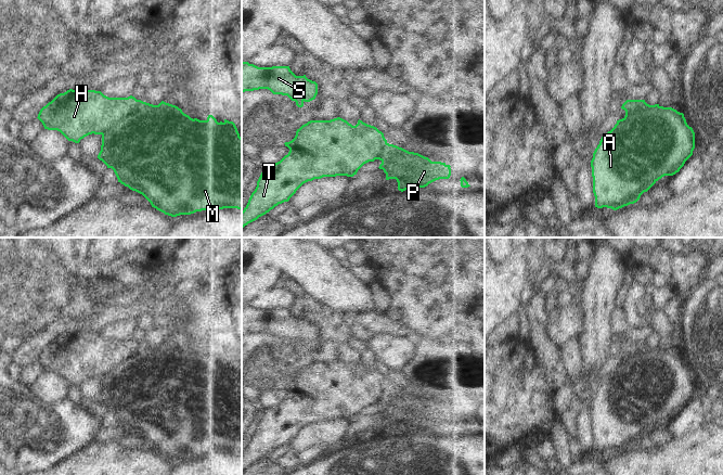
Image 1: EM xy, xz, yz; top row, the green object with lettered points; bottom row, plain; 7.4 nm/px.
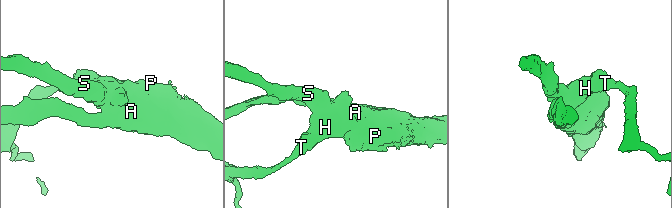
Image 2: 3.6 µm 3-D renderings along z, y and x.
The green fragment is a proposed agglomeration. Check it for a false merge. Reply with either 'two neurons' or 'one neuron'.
two neurons

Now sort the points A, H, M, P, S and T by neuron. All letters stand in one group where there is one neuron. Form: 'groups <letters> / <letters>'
groups A M P S / H T

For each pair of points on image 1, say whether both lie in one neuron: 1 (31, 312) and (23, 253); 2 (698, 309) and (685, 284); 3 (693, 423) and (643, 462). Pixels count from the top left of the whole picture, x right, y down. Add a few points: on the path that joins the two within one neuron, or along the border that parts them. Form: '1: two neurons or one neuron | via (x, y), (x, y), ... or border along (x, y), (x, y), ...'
1: one neuron | via (23, 297), (23, 268)
2: two neurons | border along (700, 280), (688, 292)
3: two neurons | border along (700, 426), (683, 436), (674, 437)

